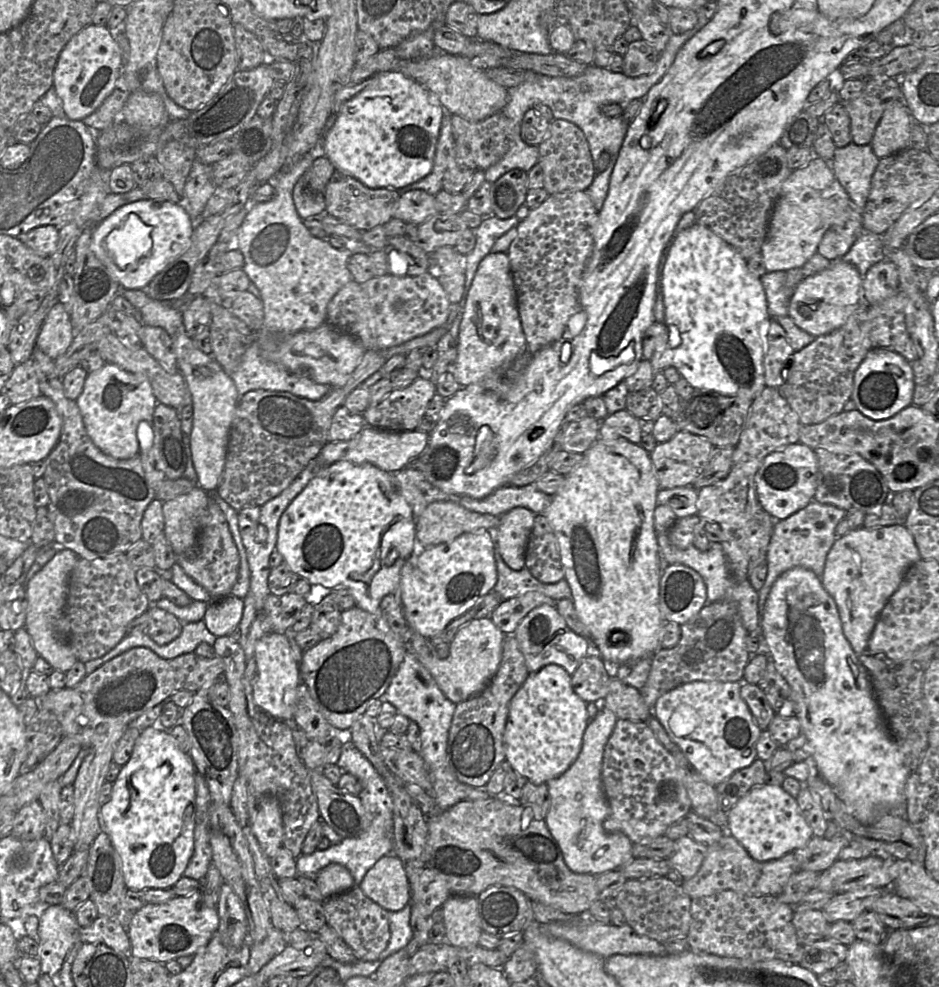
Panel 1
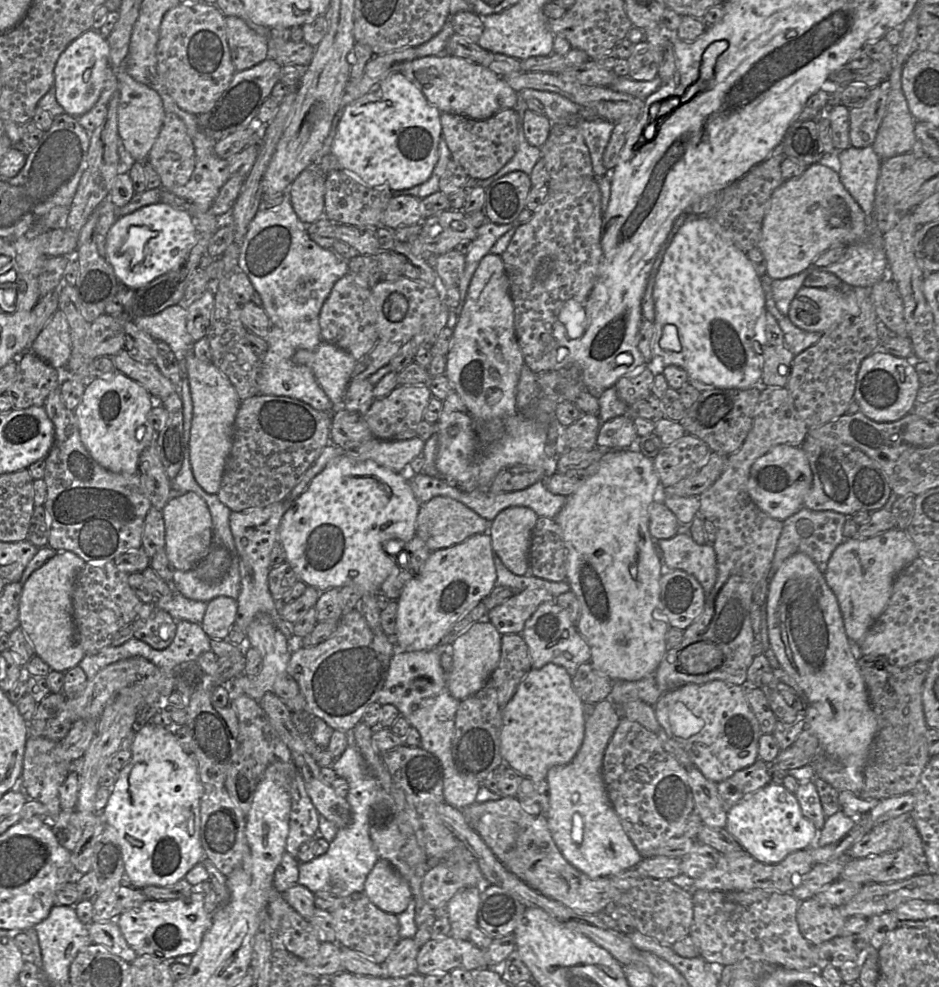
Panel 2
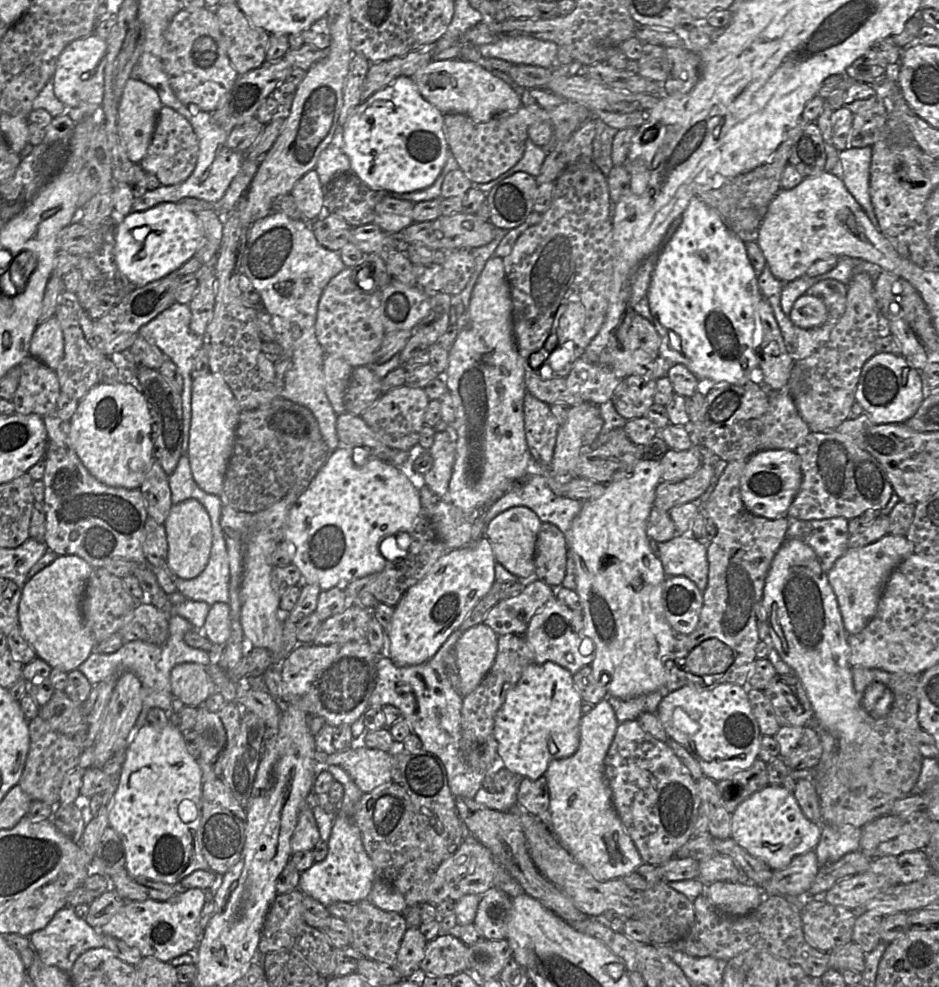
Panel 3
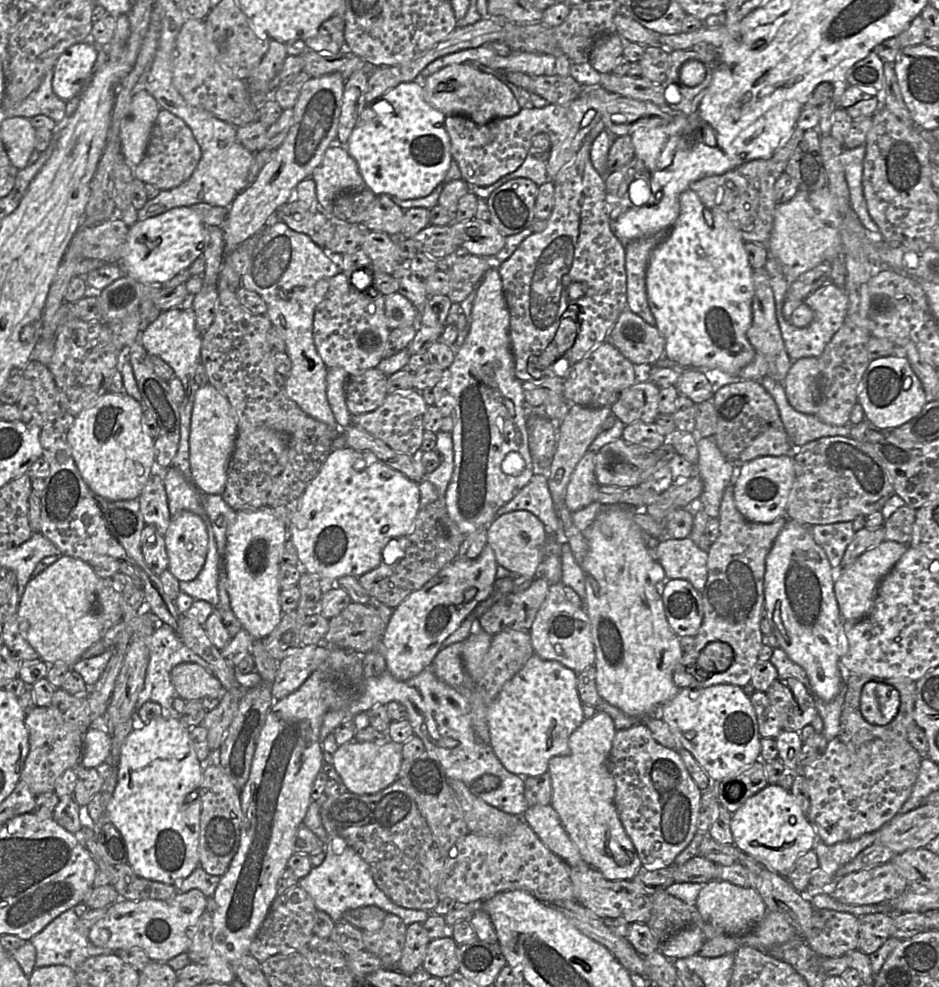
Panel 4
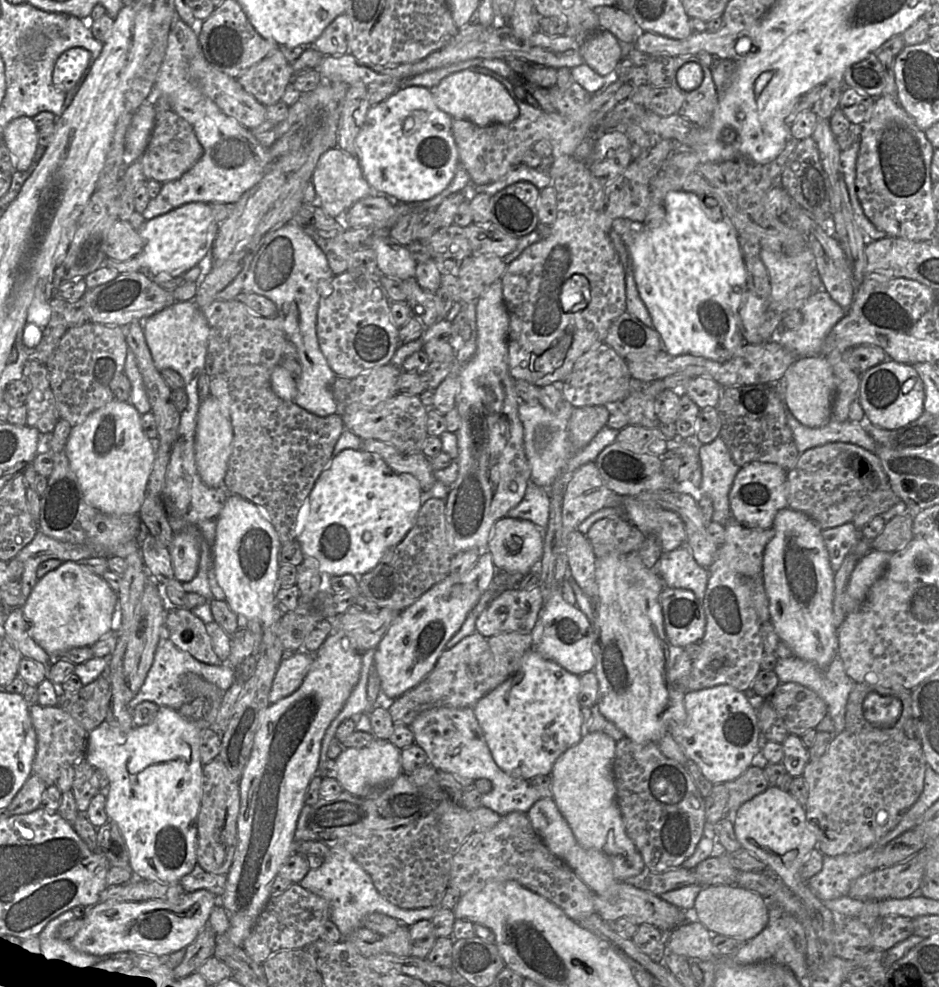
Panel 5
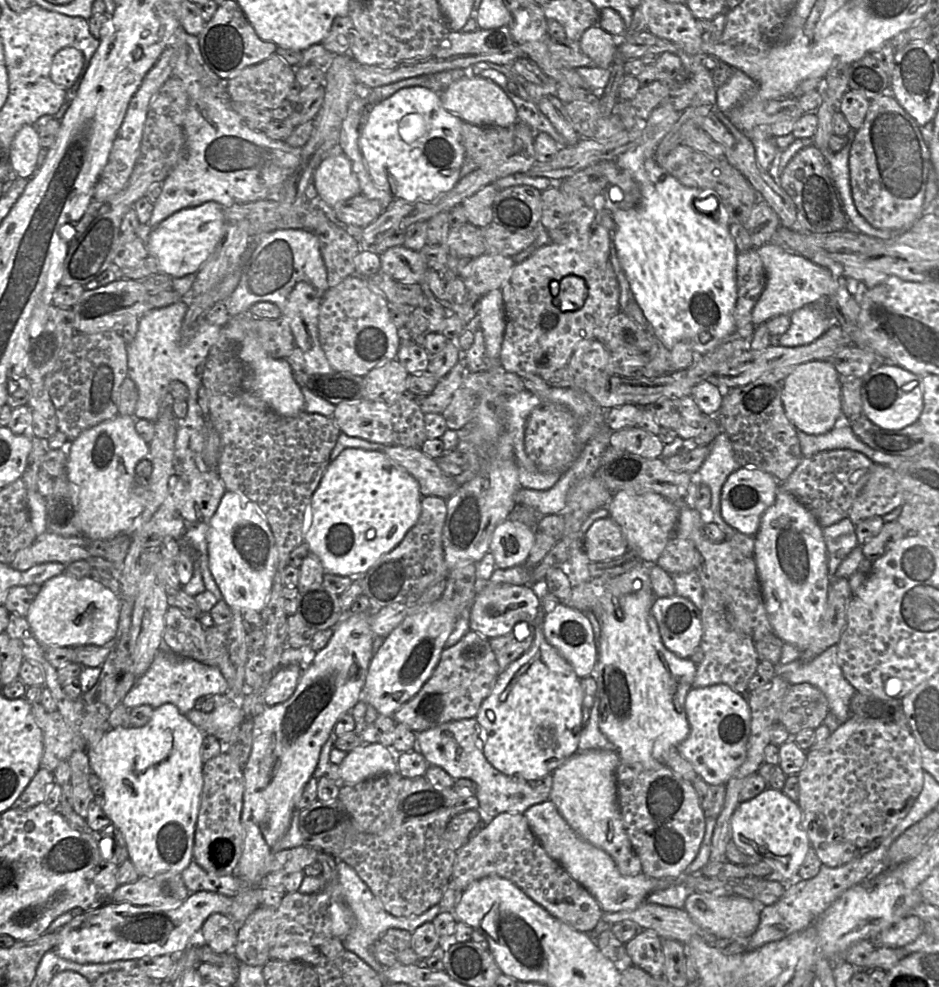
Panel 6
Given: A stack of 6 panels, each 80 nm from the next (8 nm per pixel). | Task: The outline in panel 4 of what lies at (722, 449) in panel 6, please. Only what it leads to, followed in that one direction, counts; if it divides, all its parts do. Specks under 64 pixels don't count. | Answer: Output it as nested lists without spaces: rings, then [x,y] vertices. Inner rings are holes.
[[[713,436],[701,437],[696,444],[698,475],[704,487],[700,497],[687,508],[693,513],[702,508],[710,518],[718,519],[724,491],[730,483],[735,485],[739,468],[726,460]]]

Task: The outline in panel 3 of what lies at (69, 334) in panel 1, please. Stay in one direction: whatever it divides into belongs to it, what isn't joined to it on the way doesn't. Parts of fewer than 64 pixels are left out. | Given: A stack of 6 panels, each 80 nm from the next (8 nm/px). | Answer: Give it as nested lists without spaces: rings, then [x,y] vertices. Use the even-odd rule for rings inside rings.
[[[55,315],[38,325],[30,342],[29,353],[49,368],[57,368],[64,355],[64,338]]]

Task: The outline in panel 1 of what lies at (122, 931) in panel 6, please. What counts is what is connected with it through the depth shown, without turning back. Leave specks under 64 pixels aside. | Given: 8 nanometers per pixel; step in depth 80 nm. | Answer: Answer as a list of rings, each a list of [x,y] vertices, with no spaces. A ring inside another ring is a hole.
[[[201,891],[190,896],[175,896],[162,904],[149,904],[135,911],[127,926],[133,957],[148,958],[162,964],[182,956],[194,955],[203,948],[219,927],[217,908],[209,907]]]

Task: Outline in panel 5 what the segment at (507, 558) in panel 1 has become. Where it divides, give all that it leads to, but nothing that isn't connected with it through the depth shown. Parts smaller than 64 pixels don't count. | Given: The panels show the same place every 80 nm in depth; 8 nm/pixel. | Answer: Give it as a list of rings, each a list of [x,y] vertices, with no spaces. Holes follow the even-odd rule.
[[[503,517],[492,527],[487,543],[498,571],[529,573],[543,553],[543,531],[525,519]]]

